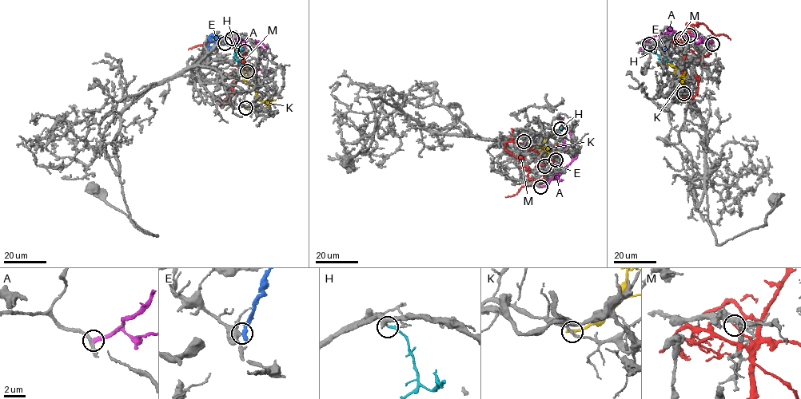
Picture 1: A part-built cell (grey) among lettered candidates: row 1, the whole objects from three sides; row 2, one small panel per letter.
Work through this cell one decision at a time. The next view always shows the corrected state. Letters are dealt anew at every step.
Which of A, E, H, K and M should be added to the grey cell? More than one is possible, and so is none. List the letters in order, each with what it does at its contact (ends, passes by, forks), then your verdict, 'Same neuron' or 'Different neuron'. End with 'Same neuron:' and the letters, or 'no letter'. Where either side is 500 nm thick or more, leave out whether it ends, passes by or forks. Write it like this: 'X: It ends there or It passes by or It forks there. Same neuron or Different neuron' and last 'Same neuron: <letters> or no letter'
A: It ends there. Different neuron
E: It ends there. Different neuron
H: It ends there. Same neuron
K: It ends there. Different neuron
M: It ends there. Different neuron
Same neuron: H

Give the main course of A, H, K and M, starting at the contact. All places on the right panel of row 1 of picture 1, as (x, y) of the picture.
A: (712, 43), (697, 36), (676, 31), (651, 37), (639, 49)
H: (649, 43), (662, 58), (671, 62)
K: (683, 93), (677, 67), (659, 65)
M: (680, 38), (685, 41), (691, 25), (698, 26), (697, 22), (707, 27), (715, 35), (723, 34), (731, 39)

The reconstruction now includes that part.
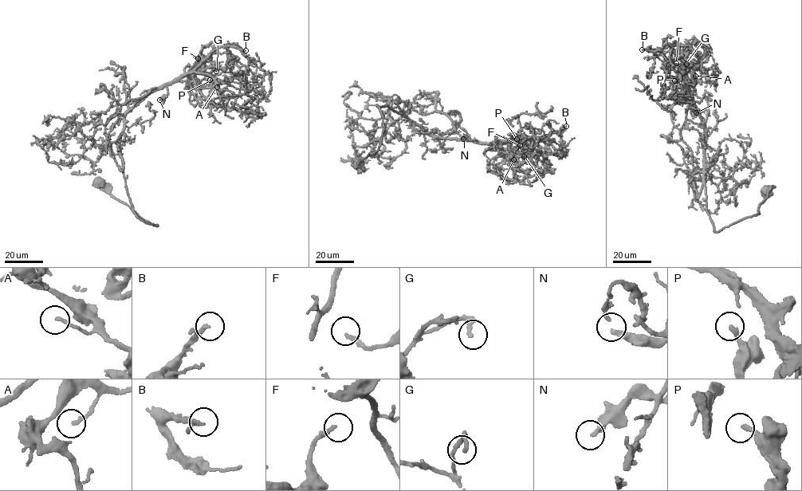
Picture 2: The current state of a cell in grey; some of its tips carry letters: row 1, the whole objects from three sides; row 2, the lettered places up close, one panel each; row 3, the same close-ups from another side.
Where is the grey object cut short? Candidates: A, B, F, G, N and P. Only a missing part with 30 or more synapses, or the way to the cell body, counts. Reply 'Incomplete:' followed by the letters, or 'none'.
Incomplete: B

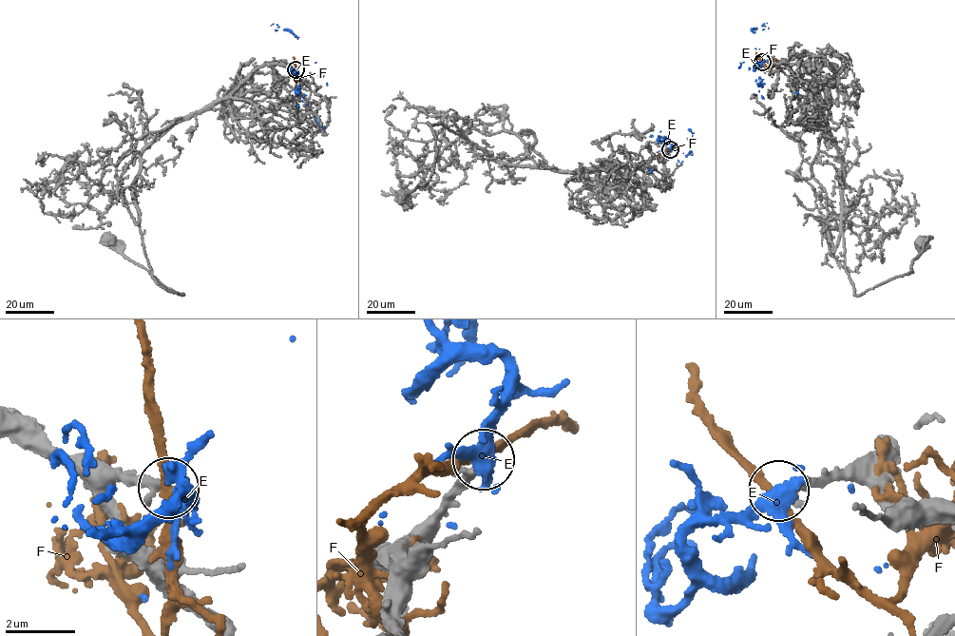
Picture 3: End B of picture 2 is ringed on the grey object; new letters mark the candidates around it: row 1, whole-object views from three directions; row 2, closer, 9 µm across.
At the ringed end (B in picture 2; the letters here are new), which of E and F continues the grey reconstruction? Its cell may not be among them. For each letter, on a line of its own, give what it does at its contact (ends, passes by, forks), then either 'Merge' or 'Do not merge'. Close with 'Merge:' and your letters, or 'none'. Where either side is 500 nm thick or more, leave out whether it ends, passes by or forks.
E: It passes by. Do not merge
F: It passes by. Do not merge
Merge: none

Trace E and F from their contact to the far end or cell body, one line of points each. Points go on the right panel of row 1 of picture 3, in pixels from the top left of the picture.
E: (762, 61), (755, 65), (762, 79), (760, 84), (757, 82), (763, 97), (793, 89), (797, 93)
F: (762, 62), (771, 69), (774, 61)

